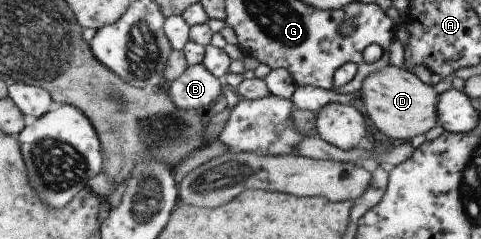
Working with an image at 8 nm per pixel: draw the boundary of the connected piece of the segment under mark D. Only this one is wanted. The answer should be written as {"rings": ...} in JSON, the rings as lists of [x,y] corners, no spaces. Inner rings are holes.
{"rings":[[[387,64],[376,72],[366,75],[361,82],[360,102],[375,127],[397,141],[408,141],[415,135],[427,133],[436,125],[436,93],[430,84],[422,83],[414,74]]]}

